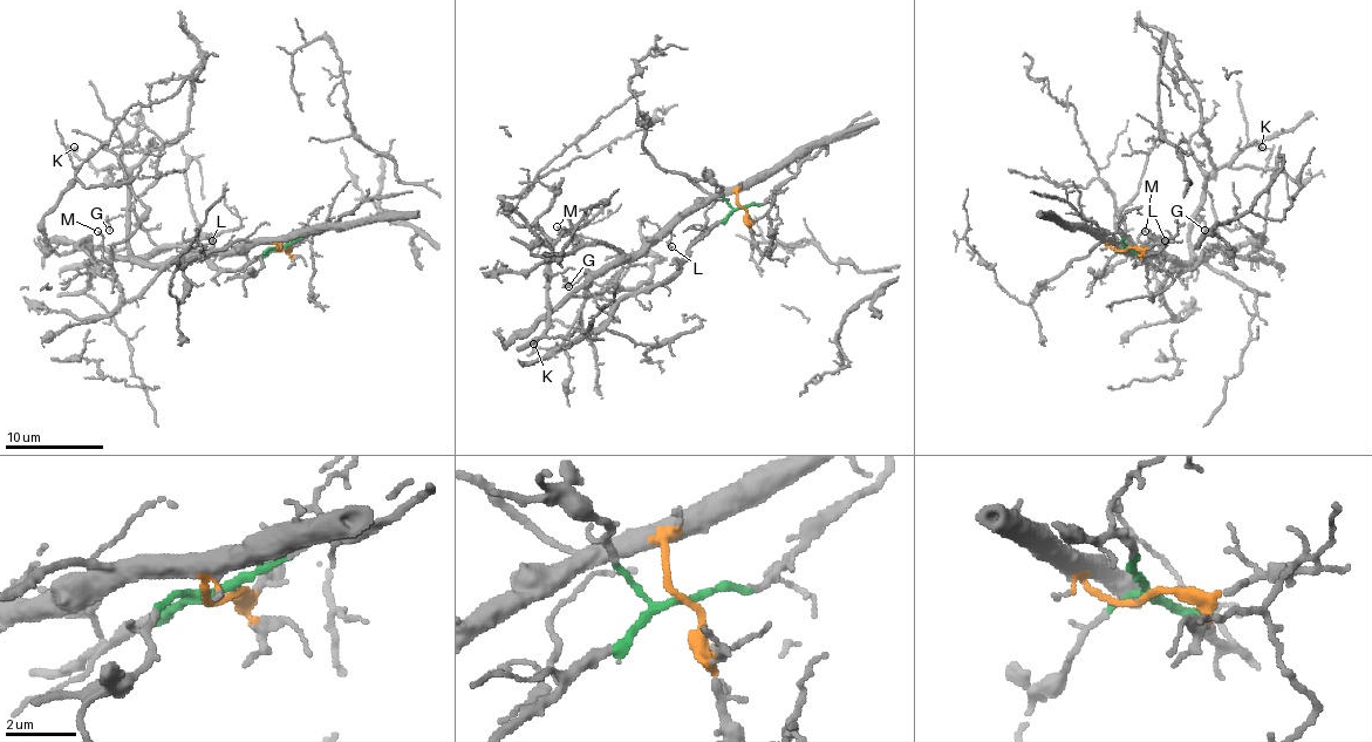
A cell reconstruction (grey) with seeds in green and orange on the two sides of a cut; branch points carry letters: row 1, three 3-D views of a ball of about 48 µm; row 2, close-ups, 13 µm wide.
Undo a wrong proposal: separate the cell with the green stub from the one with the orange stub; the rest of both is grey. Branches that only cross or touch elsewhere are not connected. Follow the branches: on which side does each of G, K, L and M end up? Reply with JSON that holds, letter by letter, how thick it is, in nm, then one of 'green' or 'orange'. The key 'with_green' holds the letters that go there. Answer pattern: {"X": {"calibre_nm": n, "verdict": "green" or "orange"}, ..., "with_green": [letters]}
{"G": {"calibre_nm": 90, "verdict": "orange"}, "K": {"calibre_nm": 100, "verdict": "orange"}, "L": {"calibre_nm": 170, "verdict": "orange"}, "M": {"calibre_nm": 100, "verdict": "orange"}, "with_green": []}

